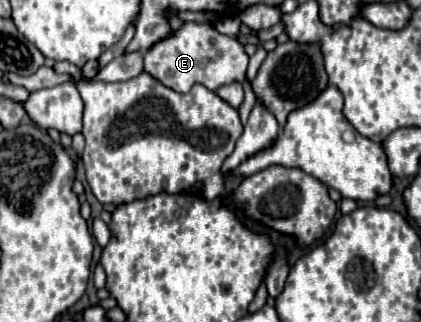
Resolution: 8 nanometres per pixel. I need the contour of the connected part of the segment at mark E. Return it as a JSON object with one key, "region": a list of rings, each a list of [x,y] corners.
{"region":[[[186,21],[178,31],[172,31],[144,53],[144,71],[178,93],[190,91],[190,87],[196,83],[208,87],[210,91],[216,91],[222,85],[244,83],[246,69],[248,55],[238,39],[218,33],[208,23]]]}

